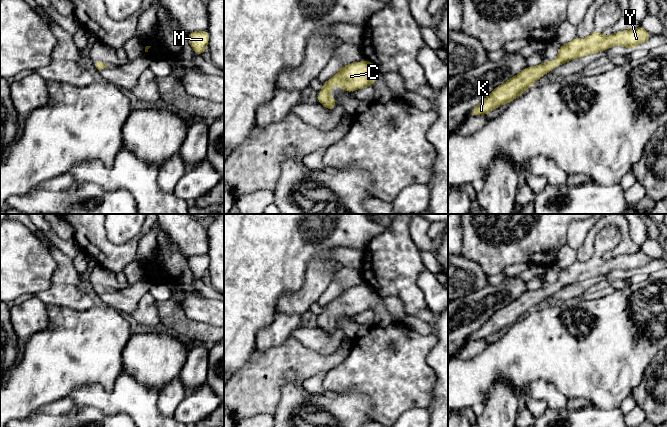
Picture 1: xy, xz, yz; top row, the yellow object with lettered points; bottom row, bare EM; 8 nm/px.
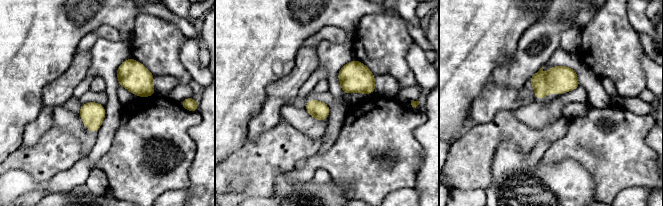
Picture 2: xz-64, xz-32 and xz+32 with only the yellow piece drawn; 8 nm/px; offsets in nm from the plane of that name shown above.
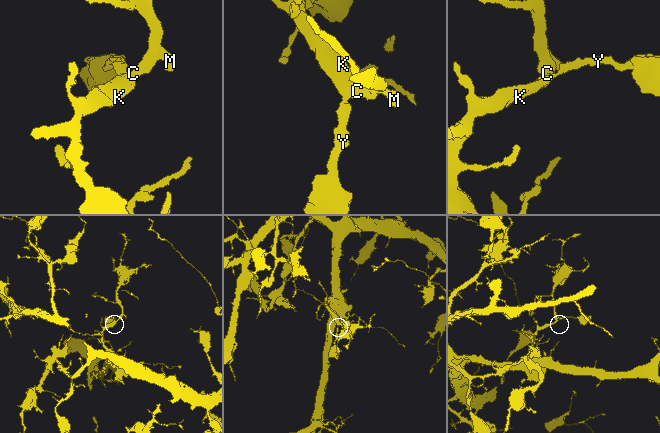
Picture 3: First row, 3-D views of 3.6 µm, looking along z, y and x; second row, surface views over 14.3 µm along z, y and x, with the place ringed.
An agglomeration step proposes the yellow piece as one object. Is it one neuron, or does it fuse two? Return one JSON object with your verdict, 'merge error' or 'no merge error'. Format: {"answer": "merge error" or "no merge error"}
{"answer": "no merge error"}

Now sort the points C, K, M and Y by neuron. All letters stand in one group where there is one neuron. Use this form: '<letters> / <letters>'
C K M Y

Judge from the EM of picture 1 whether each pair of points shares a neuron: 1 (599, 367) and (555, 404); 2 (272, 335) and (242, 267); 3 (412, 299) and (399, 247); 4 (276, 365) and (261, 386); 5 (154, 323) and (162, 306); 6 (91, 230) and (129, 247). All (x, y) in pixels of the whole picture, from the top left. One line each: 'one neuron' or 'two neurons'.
1: two neurons
2: two neurons
3: one neuron
4: one neuron
5: two neurons
6: one neuron

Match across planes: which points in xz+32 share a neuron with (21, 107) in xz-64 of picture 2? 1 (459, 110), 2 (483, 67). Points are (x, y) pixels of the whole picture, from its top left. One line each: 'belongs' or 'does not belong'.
1: belongs
2: belongs

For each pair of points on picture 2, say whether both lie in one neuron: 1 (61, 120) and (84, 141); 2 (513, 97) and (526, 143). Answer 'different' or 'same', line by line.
1: same
2: different

